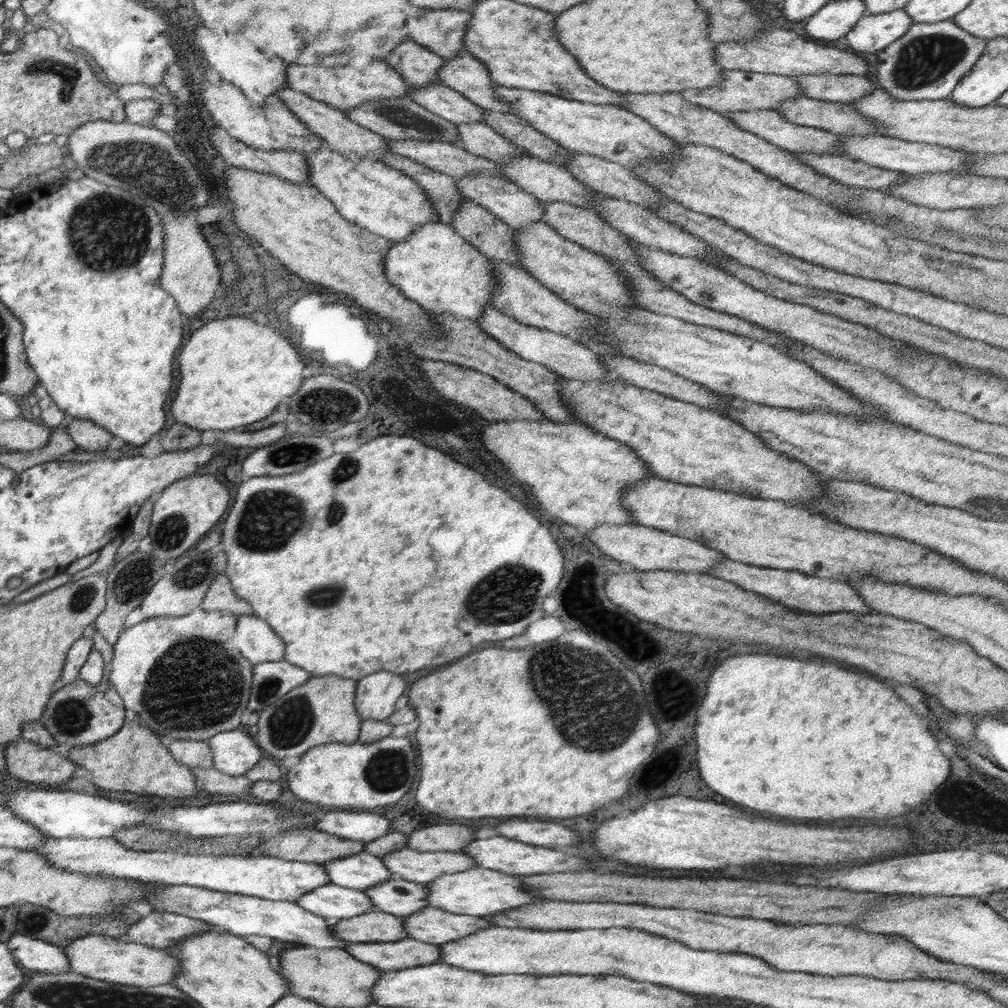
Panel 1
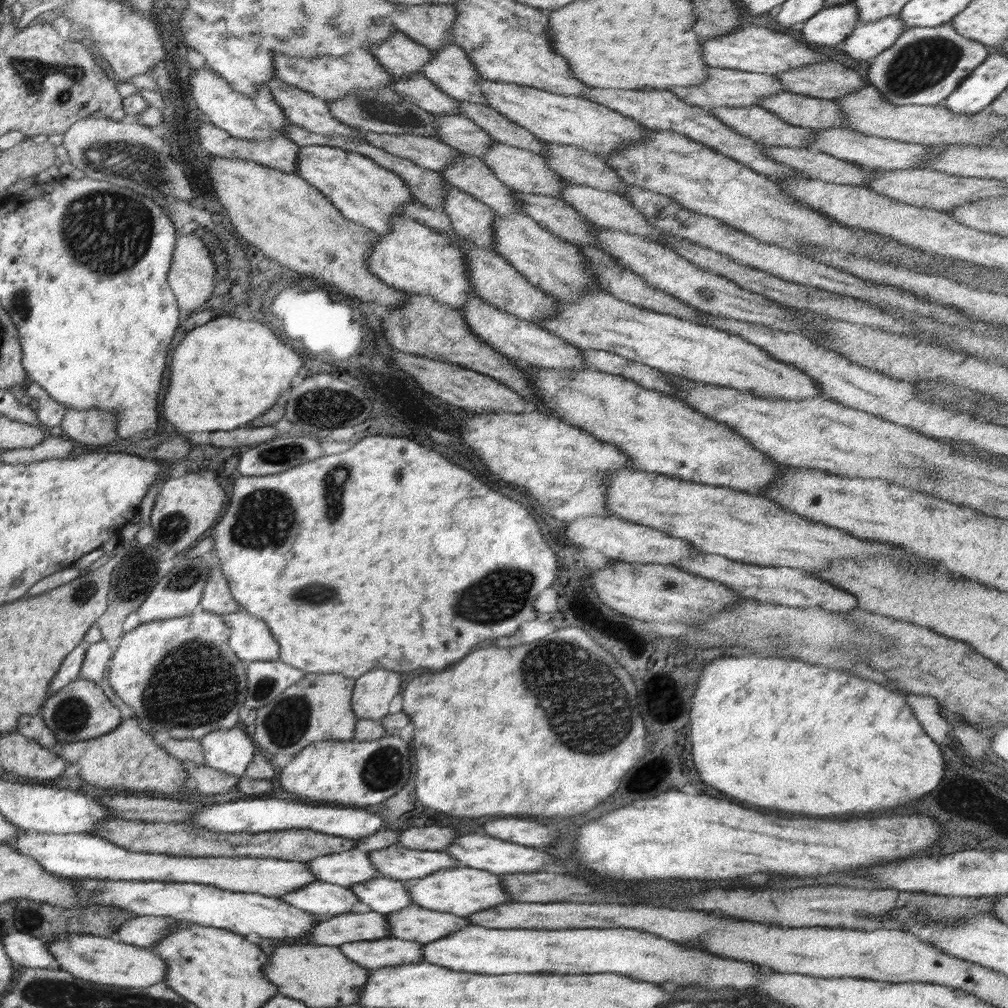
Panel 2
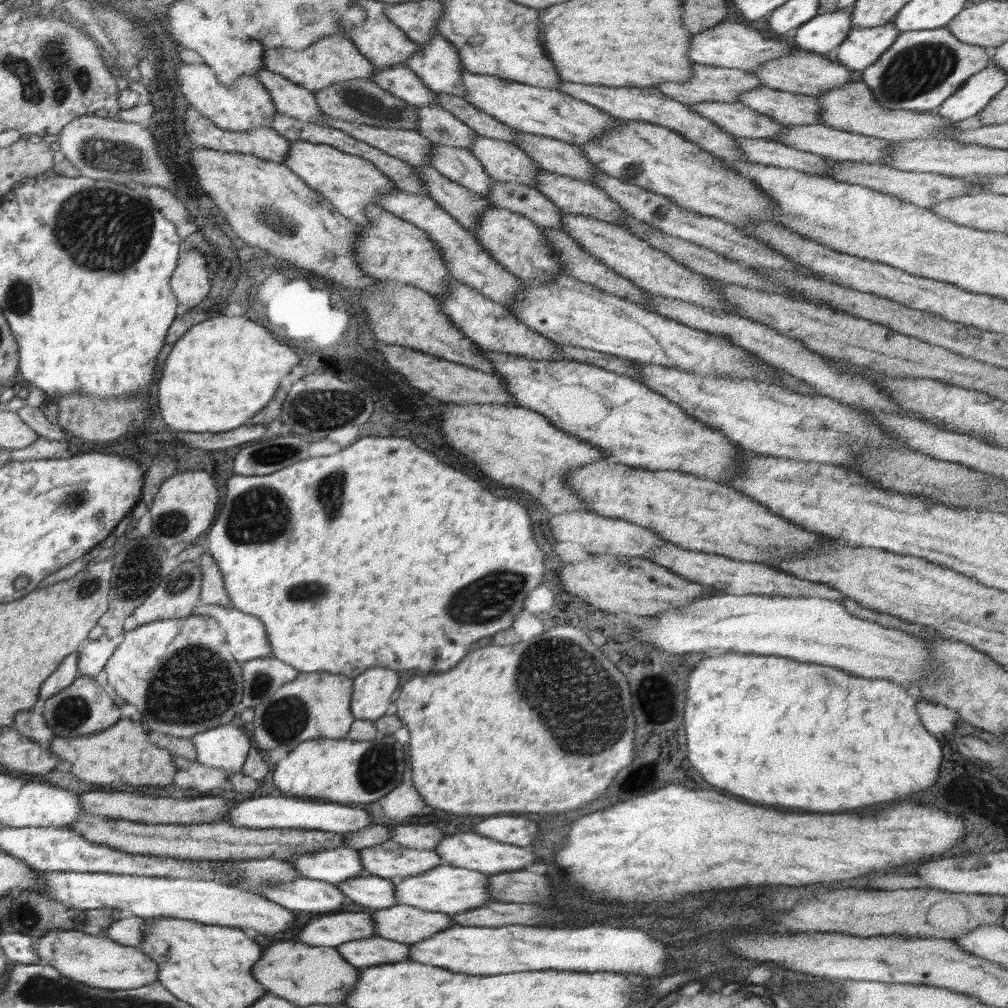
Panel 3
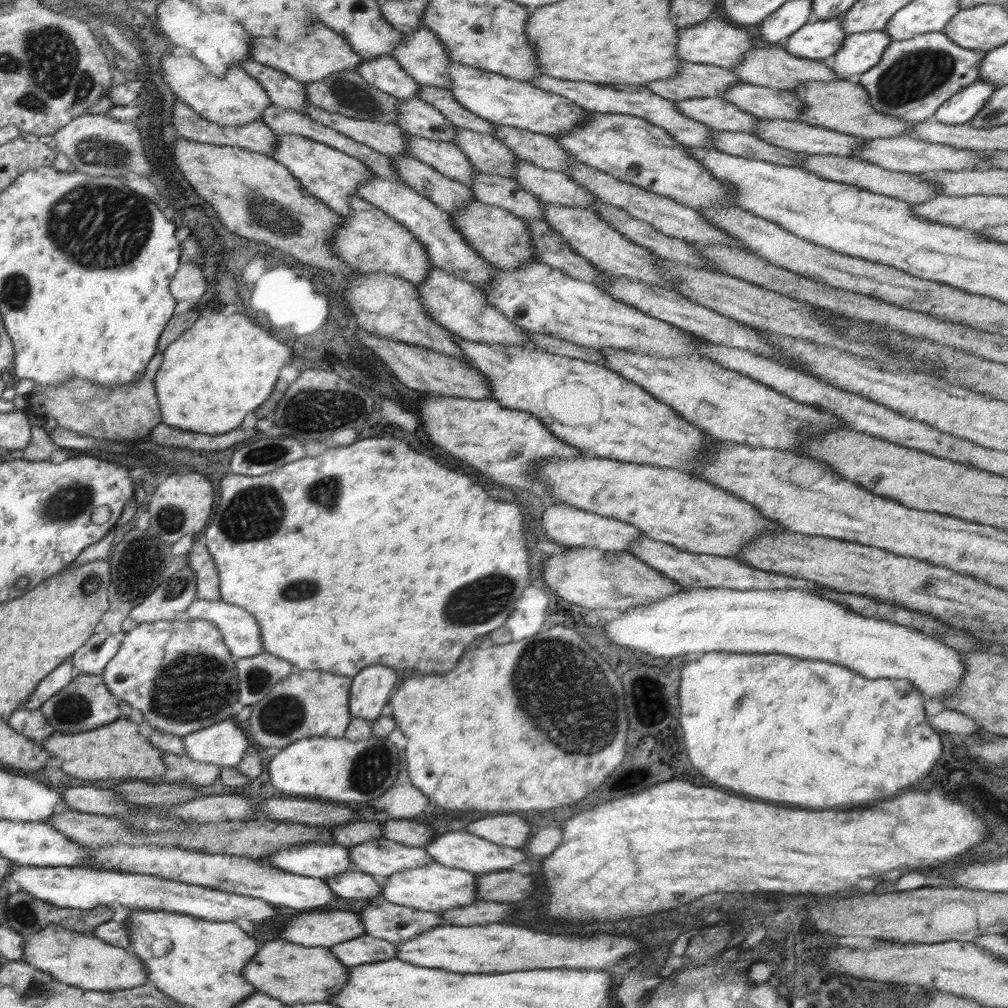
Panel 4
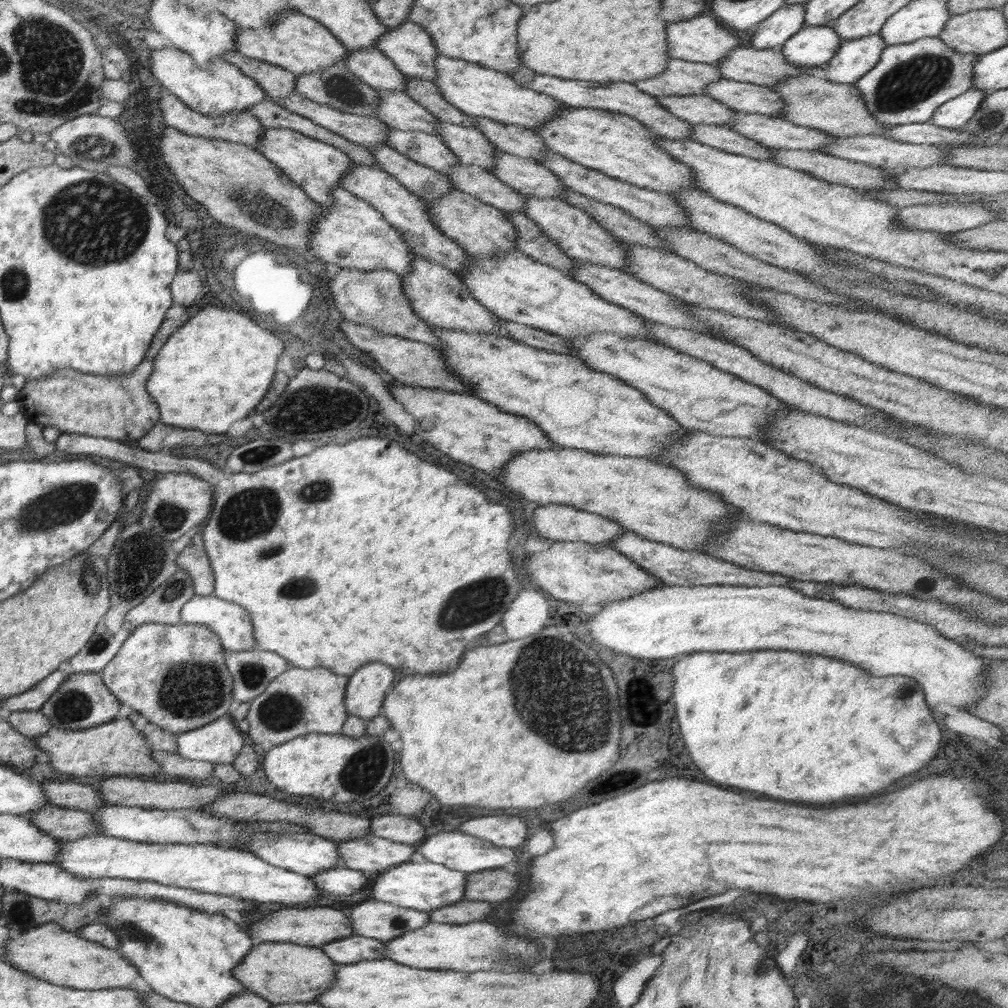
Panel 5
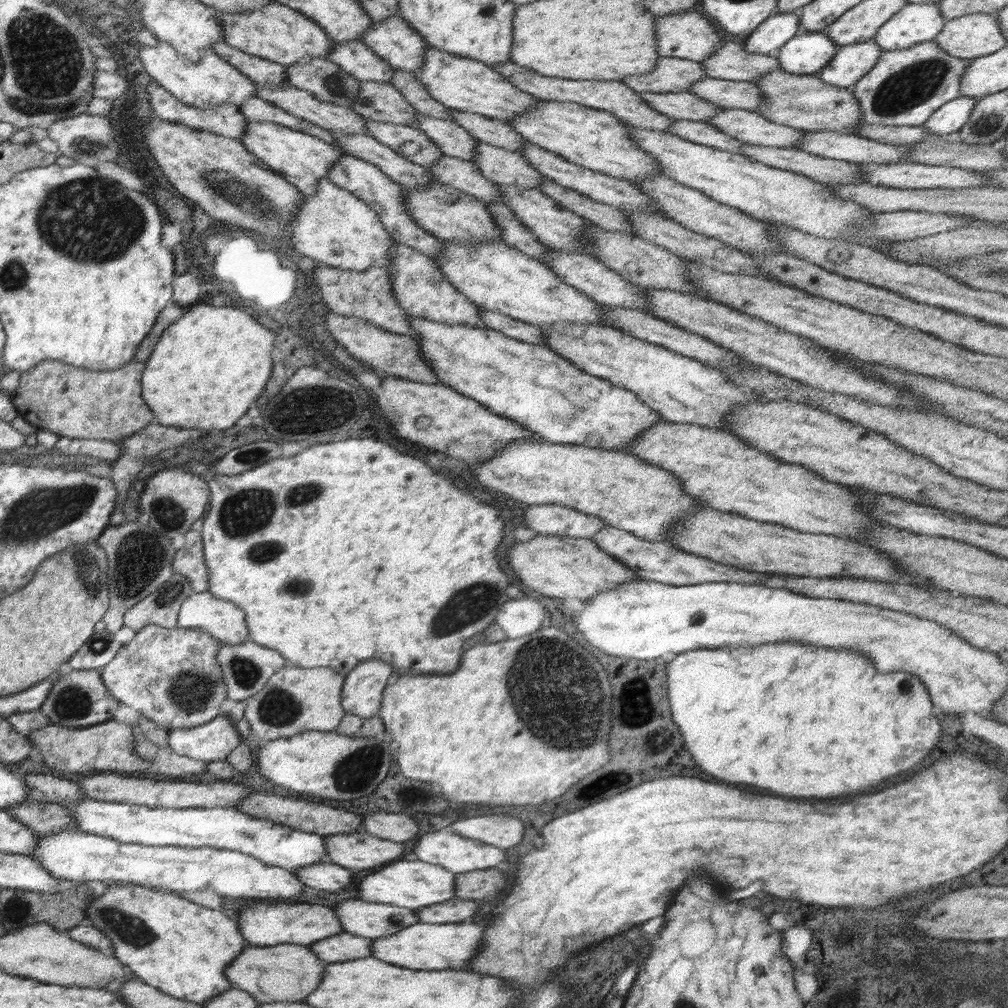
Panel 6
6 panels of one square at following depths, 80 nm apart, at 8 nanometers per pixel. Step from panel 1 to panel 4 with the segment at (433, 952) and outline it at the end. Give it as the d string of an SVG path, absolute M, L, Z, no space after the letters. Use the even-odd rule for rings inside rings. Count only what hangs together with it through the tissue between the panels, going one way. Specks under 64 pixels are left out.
M364 934L346 942L336 943L329 947L329 950L342 964L351 967L395 958L397 945L382 938Z

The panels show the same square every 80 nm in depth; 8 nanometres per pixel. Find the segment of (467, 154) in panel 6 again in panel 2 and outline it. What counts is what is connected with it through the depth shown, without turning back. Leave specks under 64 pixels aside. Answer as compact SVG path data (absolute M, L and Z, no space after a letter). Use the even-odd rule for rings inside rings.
M492 143L491 147L488 147L488 150L481 156L481 161L490 168L500 182L520 192L559 198L563 186L570 183L555 170L552 170L540 154L504 143Z

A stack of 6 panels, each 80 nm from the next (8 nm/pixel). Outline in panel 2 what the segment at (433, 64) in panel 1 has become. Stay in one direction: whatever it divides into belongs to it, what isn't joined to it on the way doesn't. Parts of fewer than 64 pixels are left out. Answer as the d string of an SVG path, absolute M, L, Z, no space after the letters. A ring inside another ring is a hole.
M403 32L390 33L371 54L392 75L420 73L421 68L434 56L425 46L414 42Z

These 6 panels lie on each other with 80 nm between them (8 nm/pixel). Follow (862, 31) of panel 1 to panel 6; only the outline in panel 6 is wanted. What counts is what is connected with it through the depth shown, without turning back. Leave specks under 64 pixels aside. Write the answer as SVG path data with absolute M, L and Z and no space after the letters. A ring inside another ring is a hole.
M873 39L864 43L842 46L817 77L834 86L855 85L877 63L883 53Z

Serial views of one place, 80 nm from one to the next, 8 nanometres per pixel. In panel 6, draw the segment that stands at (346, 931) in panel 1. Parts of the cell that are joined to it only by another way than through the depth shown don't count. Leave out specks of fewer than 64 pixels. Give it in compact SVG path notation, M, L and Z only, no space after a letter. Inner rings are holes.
M256 900L254 904L241 907L238 912L239 930L252 946L274 946L280 944L298 944L310 946L323 938L334 936L343 931L339 918L333 909L320 904L297 902Z

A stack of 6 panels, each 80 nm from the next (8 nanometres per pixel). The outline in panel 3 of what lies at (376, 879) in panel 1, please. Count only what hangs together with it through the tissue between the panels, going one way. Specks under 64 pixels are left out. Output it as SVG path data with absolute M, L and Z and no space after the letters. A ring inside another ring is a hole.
M346 846L335 848L332 850L314 851L311 853L300 853L291 856L288 859L282 859L290 863L298 875L304 878L311 878L314 880L323 880L331 882L332 884L341 883L344 880L356 878L360 876L368 876L368 872L364 870L364 864L360 861L359 851Z

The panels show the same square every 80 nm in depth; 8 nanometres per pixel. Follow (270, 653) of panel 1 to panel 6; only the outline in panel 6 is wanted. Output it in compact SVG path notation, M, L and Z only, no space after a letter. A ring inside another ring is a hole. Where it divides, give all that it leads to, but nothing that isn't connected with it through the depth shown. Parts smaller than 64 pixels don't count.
M208 591L193 592L186 598L179 610L178 626L206 630L222 644L235 645L250 640L244 611Z

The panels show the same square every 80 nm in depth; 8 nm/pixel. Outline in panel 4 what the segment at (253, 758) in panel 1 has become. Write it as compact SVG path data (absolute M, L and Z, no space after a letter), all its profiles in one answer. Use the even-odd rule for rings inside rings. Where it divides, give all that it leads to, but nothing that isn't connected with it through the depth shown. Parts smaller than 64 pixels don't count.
M224 719L208 729L182 737L185 756L200 763L235 767L248 748L248 740L237 725Z

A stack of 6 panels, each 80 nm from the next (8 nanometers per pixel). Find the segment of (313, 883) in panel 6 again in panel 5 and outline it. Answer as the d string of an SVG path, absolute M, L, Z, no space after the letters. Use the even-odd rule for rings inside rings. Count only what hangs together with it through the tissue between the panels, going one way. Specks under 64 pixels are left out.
M343 867L324 870L320 874L308 876L315 885L326 892L334 895L350 895L366 890L371 885L372 876L362 871L344 869Z

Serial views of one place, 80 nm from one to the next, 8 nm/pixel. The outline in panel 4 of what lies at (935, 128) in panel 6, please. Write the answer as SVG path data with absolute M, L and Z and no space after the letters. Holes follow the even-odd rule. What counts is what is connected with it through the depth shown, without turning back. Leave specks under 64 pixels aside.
M977 79L943 102L932 119L942 124L964 124L978 114L997 88L998 86L987 80Z

